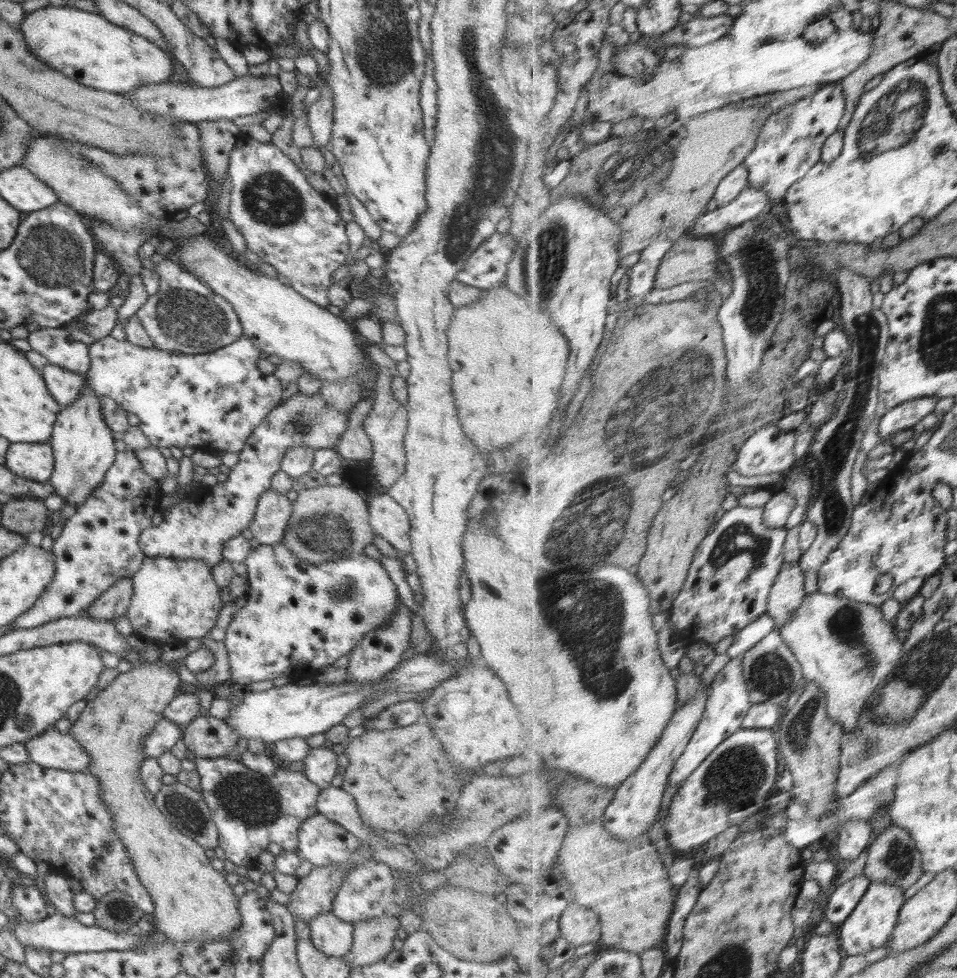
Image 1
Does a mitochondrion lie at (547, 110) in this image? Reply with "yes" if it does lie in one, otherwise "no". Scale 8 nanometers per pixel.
no

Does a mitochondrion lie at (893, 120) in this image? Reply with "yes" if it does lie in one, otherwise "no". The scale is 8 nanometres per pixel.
yes

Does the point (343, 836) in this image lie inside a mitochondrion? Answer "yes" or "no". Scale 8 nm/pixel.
no

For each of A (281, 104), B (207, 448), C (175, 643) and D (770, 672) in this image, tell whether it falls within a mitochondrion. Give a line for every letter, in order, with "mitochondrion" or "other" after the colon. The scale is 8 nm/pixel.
A: other
B: other
C: other
D: mitochondrion

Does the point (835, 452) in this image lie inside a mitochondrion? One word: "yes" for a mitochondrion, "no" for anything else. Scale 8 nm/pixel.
yes

